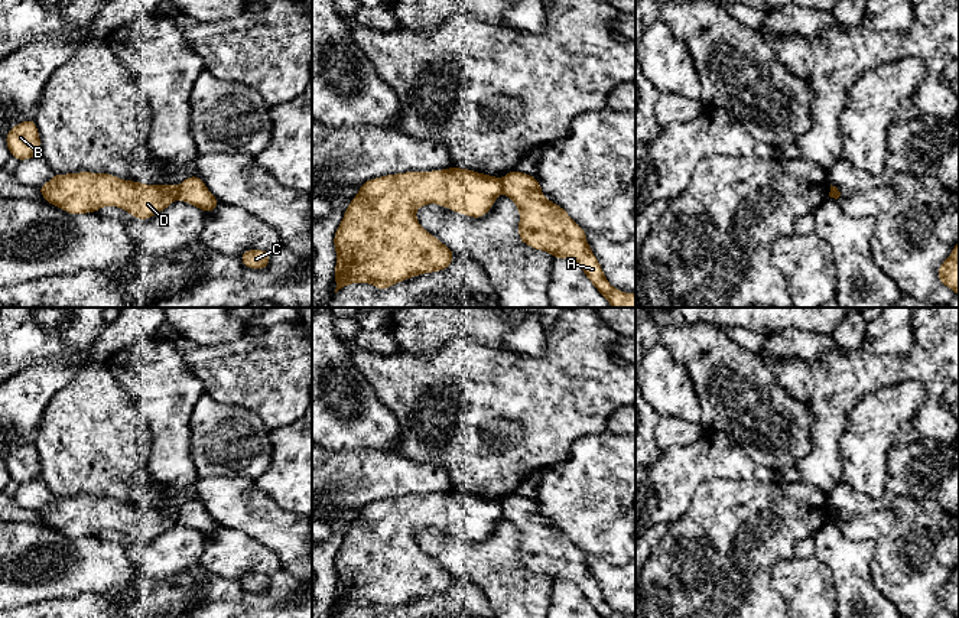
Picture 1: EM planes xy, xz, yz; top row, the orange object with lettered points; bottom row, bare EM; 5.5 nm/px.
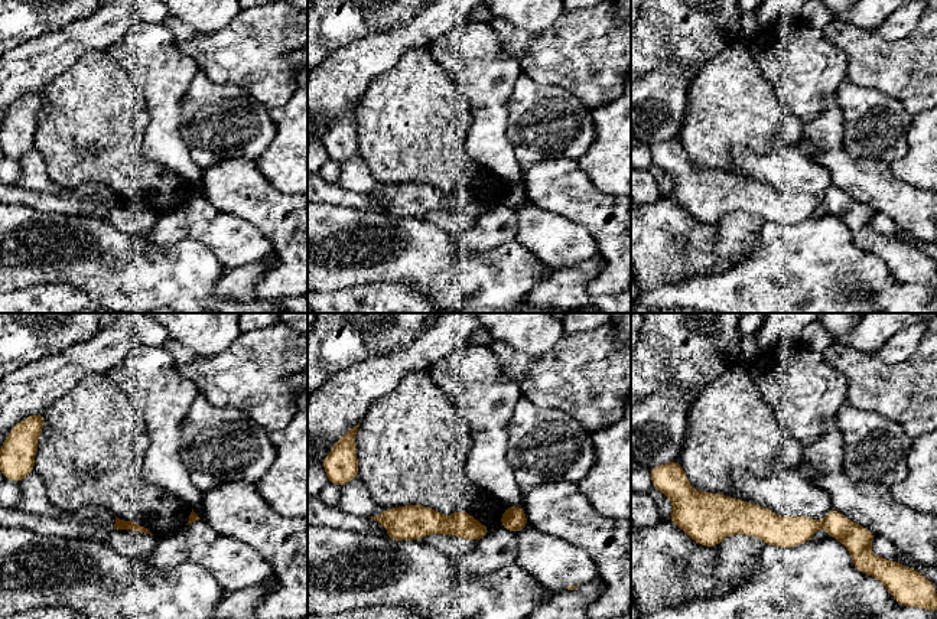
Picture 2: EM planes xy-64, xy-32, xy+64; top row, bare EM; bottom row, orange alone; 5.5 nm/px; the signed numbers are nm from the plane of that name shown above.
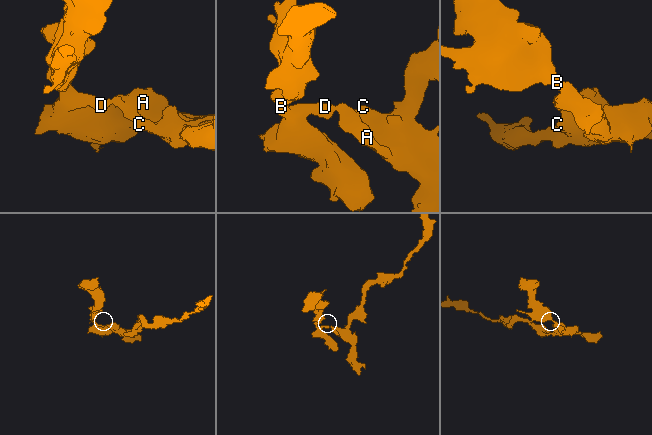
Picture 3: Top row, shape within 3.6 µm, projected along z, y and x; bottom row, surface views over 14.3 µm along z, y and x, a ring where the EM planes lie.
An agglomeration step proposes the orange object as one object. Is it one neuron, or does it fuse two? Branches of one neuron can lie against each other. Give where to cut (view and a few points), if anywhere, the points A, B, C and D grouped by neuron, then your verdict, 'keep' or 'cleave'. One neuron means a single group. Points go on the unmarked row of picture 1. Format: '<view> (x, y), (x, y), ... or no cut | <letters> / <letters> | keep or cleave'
xy (179, 510), (176, 520) | A C / B D | cleave

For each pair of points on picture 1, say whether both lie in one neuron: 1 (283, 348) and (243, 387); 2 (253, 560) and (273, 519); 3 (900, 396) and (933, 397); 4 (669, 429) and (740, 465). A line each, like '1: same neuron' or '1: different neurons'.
1: same neuron
2: different neurons
3: different neurons
4: different neurons

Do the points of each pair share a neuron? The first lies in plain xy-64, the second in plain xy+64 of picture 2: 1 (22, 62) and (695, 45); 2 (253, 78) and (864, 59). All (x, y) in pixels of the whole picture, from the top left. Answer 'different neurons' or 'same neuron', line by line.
1: different neurons
2: same neuron

